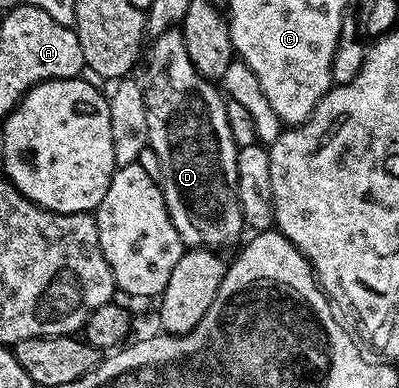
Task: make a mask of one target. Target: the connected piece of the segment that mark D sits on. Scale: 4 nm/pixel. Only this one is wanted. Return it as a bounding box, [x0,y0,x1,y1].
[142,28,245,251]

